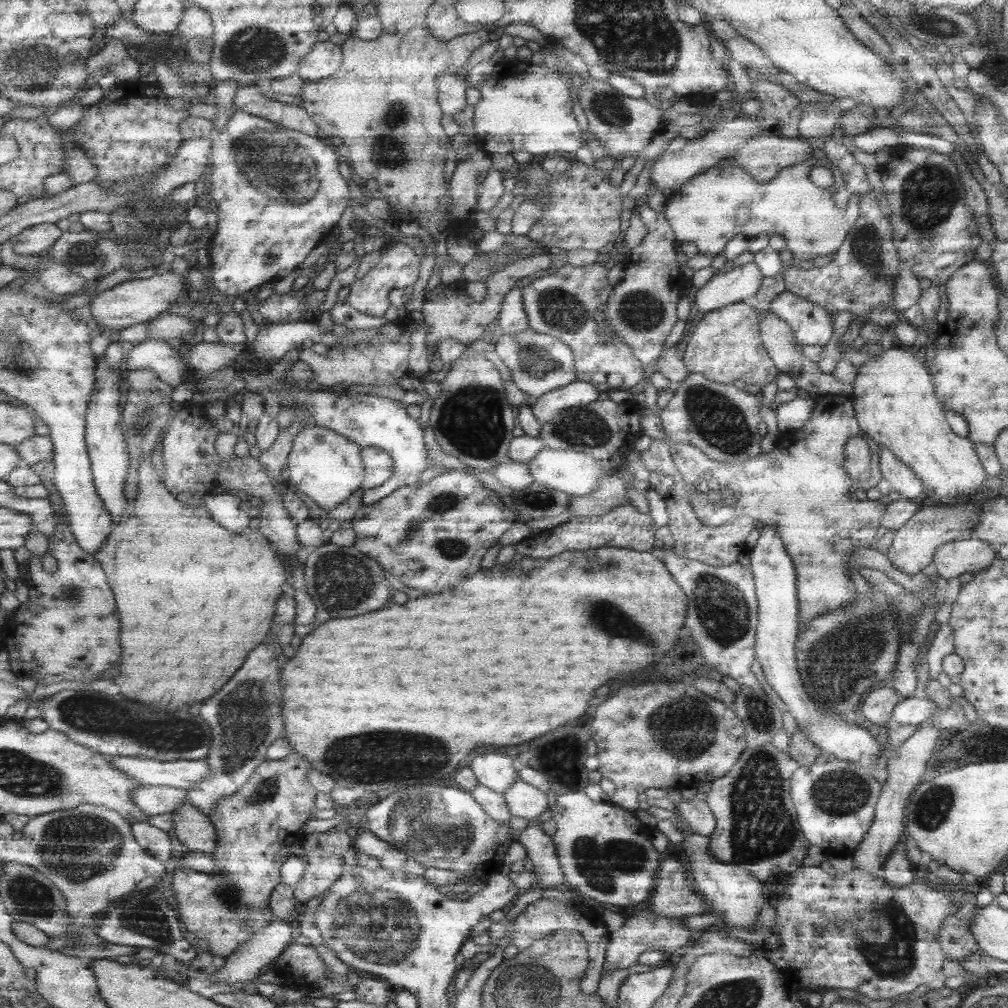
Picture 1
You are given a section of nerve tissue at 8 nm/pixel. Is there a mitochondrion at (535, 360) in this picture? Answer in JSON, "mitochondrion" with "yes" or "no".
{"mitochondrion":"yes"}

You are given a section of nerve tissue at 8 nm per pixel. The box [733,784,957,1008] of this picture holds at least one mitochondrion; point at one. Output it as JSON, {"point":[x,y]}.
{"point":[893,960]}

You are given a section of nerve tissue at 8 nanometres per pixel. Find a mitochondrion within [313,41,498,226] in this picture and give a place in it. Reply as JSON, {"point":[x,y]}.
{"point":[392,149]}

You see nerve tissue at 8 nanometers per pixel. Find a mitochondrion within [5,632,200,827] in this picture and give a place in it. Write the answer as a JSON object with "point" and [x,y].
{"point":[90,704]}

